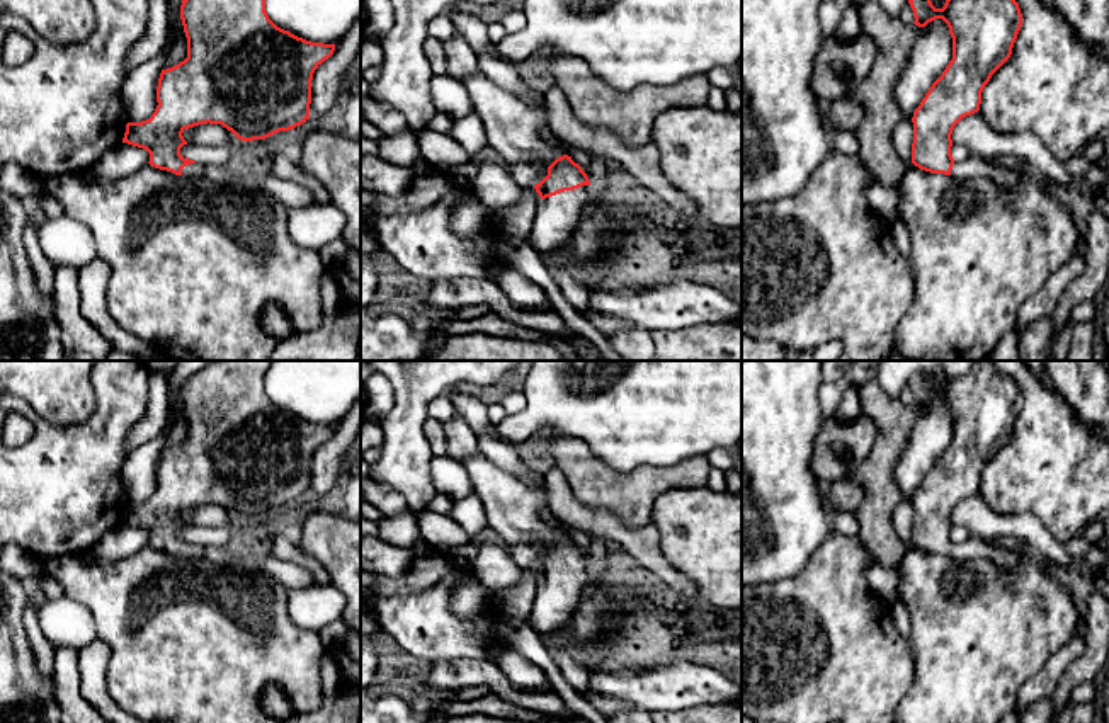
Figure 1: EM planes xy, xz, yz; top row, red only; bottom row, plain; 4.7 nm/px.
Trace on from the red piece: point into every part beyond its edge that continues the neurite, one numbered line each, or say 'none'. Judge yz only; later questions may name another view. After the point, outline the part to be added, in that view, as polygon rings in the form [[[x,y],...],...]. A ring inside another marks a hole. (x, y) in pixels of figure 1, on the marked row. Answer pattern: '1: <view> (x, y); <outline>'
1: yz (973, 167); [[[970,157],[964,163],[954,162],[951,175],[959,180],[983,177],[997,182],[1002,187],[1010,187],[1017,182],[1015,172],[1005,163],[981,157]]]

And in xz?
1: xz (555, 220); [[[589,185],[541,199],[534,216],[529,243],[539,253],[554,253],[572,245],[575,225],[587,206]]]

